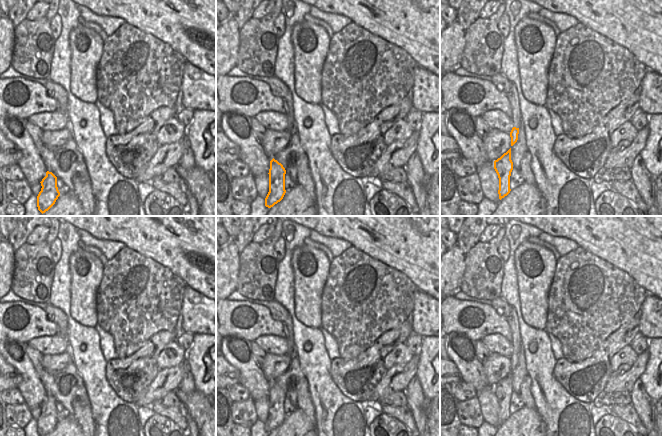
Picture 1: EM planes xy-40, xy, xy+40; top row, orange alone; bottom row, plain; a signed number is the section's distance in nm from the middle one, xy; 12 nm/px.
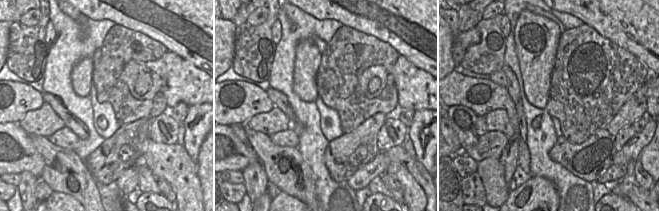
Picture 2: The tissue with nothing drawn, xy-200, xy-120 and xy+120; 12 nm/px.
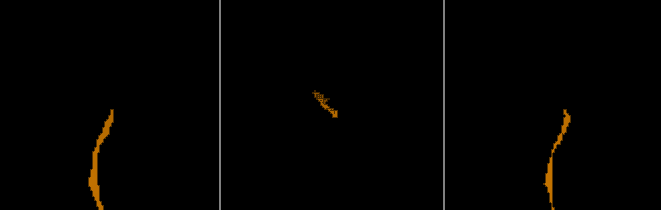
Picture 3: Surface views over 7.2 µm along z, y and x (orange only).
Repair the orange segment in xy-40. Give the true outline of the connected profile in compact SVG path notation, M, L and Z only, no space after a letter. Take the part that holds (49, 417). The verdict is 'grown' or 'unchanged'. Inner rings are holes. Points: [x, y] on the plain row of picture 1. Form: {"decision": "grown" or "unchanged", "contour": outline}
{"decision": "unchanged", "contour": "M47 395L46 400L40 407L42 412L37 420L37 431L40 436L46 436L60 420L57 411L57 401L52 396Z"}

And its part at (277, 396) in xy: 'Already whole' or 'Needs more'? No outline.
Already whole.

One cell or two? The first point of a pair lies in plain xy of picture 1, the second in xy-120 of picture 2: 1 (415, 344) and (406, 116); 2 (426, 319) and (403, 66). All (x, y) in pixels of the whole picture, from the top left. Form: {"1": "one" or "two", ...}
{"1": "one", "2": "one"}

